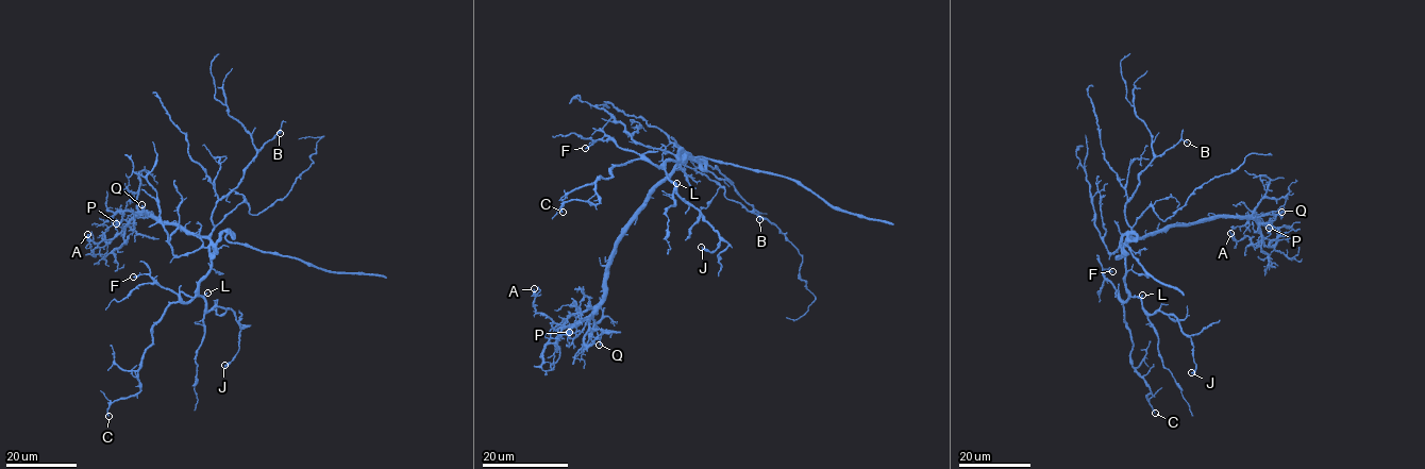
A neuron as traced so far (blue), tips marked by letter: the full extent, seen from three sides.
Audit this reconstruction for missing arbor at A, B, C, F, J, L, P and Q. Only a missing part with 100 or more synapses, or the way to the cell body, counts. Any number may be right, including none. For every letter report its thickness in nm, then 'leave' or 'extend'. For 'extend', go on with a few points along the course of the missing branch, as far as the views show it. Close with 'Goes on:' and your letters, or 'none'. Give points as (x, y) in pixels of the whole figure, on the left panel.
A: 130 nm thick; leave
B: 110 nm thick; leave
C: 200 nm thick; leave
F: 240 nm thick; leave
J: 280 nm thick; leave
L: 110 nm thick; leave
P: 180 nm thick; leave
Q: 190 nm thick; leave
Goes on: none

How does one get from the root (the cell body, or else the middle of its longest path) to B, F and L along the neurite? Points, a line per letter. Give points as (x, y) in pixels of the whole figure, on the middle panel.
B: (679, 164), (681, 162), (677, 156), (683, 153), (716, 167), (758, 213), (759, 219)
F: (679, 164), (676, 156), (680, 161), (658, 167), (620, 148), (608, 136), (585, 148)
L: (679, 164), (676, 156), (680, 161), (666, 162), (665, 169), (666, 176), (676, 183)

